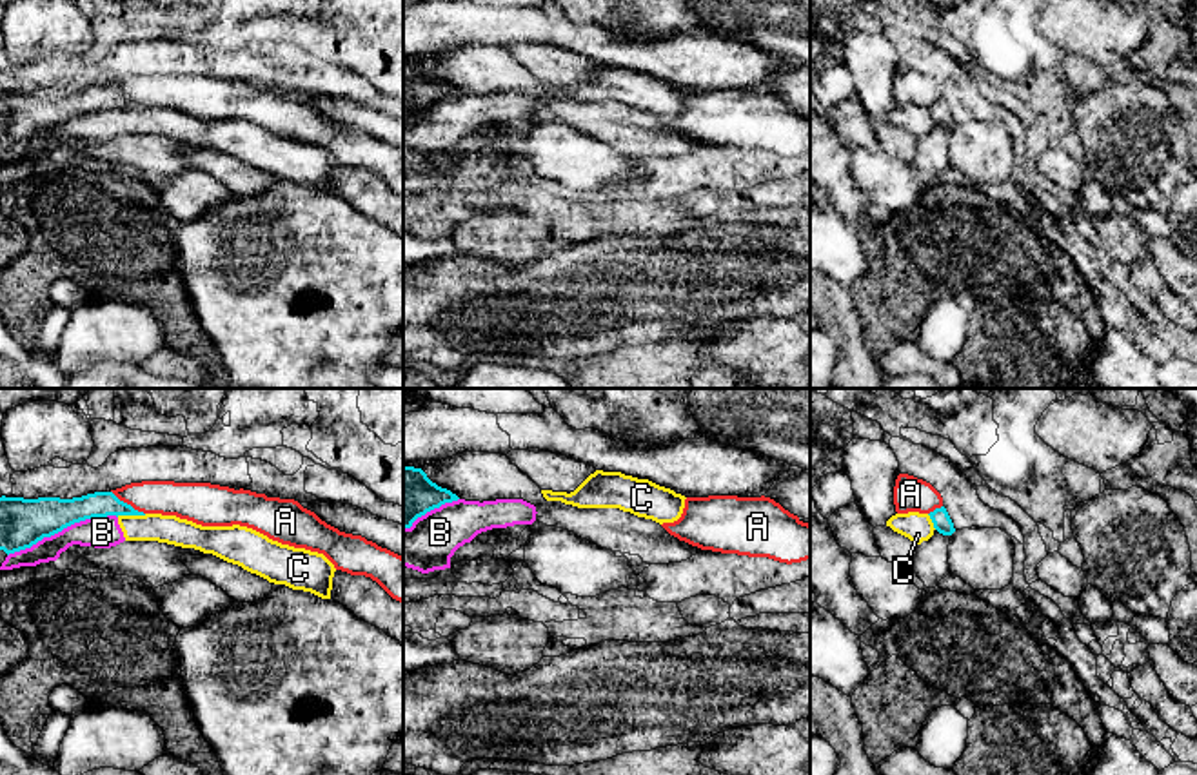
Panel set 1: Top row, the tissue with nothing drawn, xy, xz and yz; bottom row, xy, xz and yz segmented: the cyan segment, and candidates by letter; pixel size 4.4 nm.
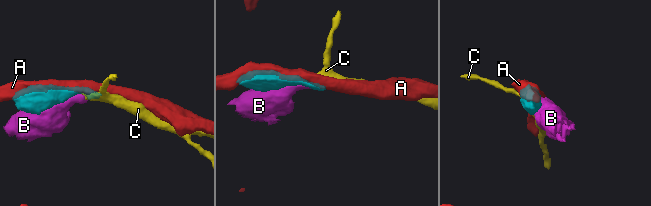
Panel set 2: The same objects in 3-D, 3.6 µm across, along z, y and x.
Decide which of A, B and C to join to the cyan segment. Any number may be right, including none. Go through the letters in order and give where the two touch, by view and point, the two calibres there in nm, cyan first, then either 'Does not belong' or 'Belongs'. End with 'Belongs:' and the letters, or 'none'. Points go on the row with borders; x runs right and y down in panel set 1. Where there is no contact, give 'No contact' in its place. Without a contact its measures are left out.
A: Touches cyan at xy (126, 503). Thickness 110 nm (cyan) against 160 nm. Does not belong
B: Touches cyan at xy (62, 529). Thickness 200 nm (cyan) against 140 nm. Does not belong
C: Touches cyan at xy (131, 514). Thickness 110 nm (cyan) against 130 nm. Does not belong
Belongs: none

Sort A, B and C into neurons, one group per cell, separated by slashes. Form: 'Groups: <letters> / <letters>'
Groups: A / B C

